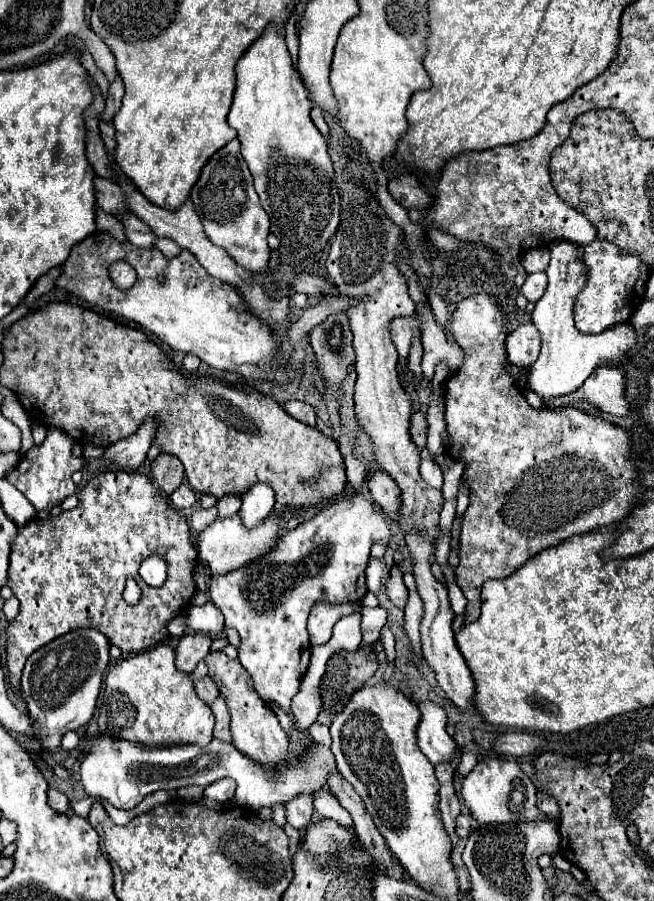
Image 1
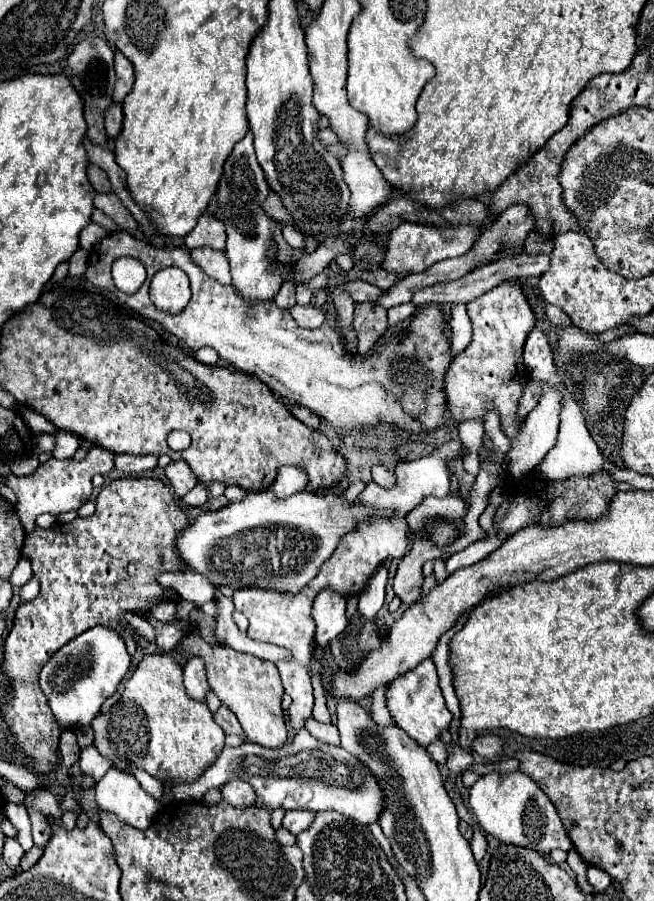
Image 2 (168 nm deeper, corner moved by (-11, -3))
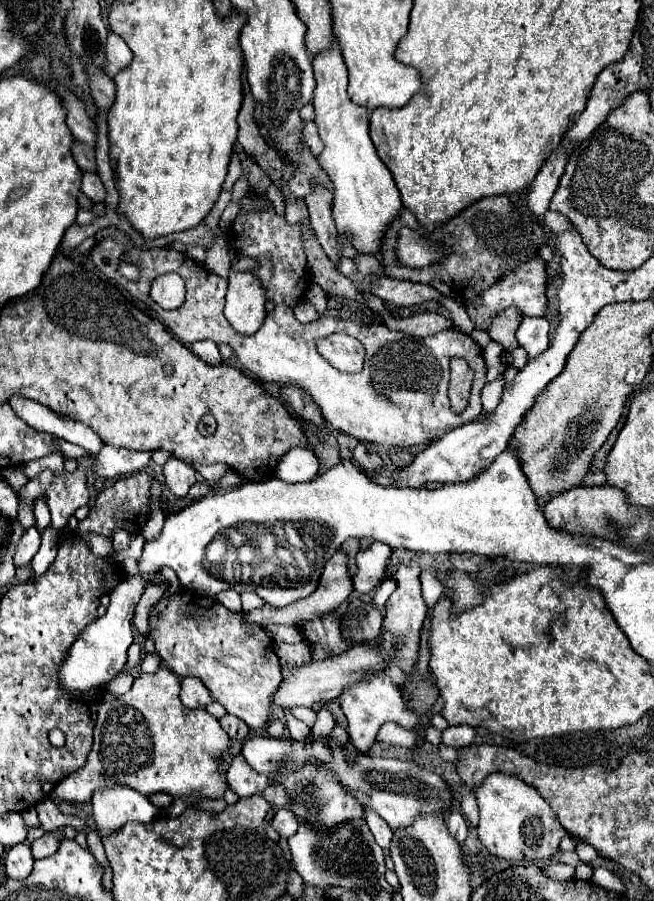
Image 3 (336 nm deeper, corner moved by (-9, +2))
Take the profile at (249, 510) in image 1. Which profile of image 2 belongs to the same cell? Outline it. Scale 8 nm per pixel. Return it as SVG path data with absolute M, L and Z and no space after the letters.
M283 466L275 478L275 482L271 484L271 492L277 496L277 498L289 498L291 494L303 490L307 478L305 478L305 472L301 468L295 468L295 466Z

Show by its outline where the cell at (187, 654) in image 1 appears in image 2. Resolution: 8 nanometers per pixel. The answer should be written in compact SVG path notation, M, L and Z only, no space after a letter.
M191 656L183 668L185 676L185 688L187 694L195 700L205 700L205 694L209 690L207 676L205 676L205 662L199 656Z

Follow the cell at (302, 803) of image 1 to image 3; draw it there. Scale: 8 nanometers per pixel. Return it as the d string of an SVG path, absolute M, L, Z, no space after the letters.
M283 807L275 813L273 821L271 821L271 827L281 835L281 837L293 837L297 833L297 827L299 827L299 821L295 821L295 815Z

